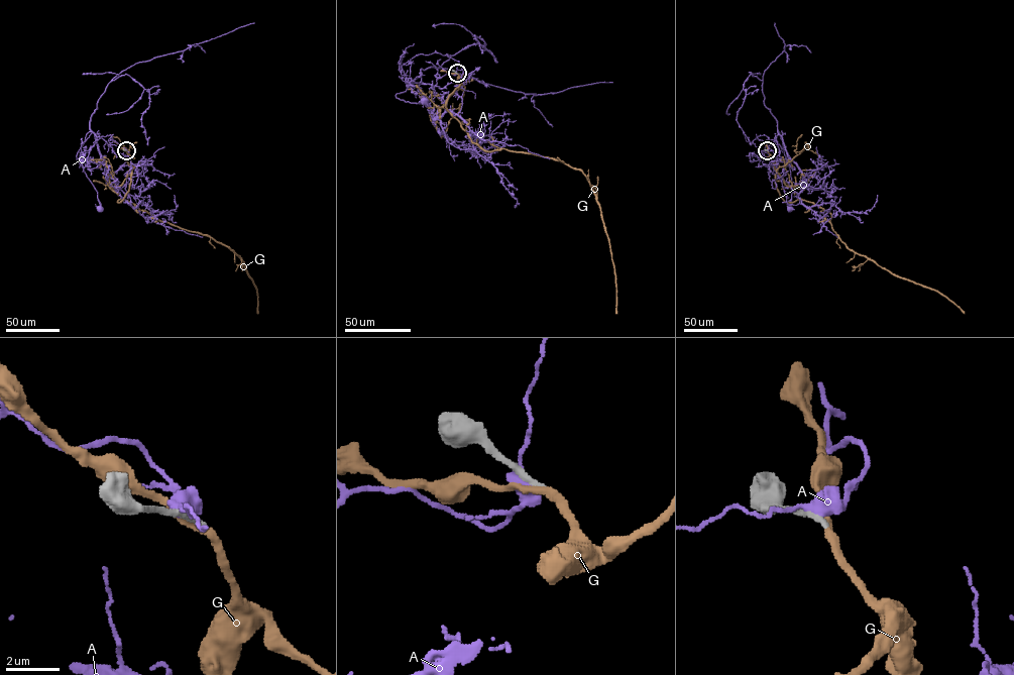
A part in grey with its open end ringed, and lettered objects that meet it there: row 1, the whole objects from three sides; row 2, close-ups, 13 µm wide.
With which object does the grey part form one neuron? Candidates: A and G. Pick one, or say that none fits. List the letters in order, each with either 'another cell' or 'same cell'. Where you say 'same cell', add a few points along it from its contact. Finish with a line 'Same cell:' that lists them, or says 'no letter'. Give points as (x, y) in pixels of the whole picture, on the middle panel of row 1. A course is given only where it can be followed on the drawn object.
A: another cell
G: same cell | via (457, 74), (464, 88), (446, 108), (472, 142), (554, 158), (585, 177), (608, 238), (615, 313)
Same cell: G

